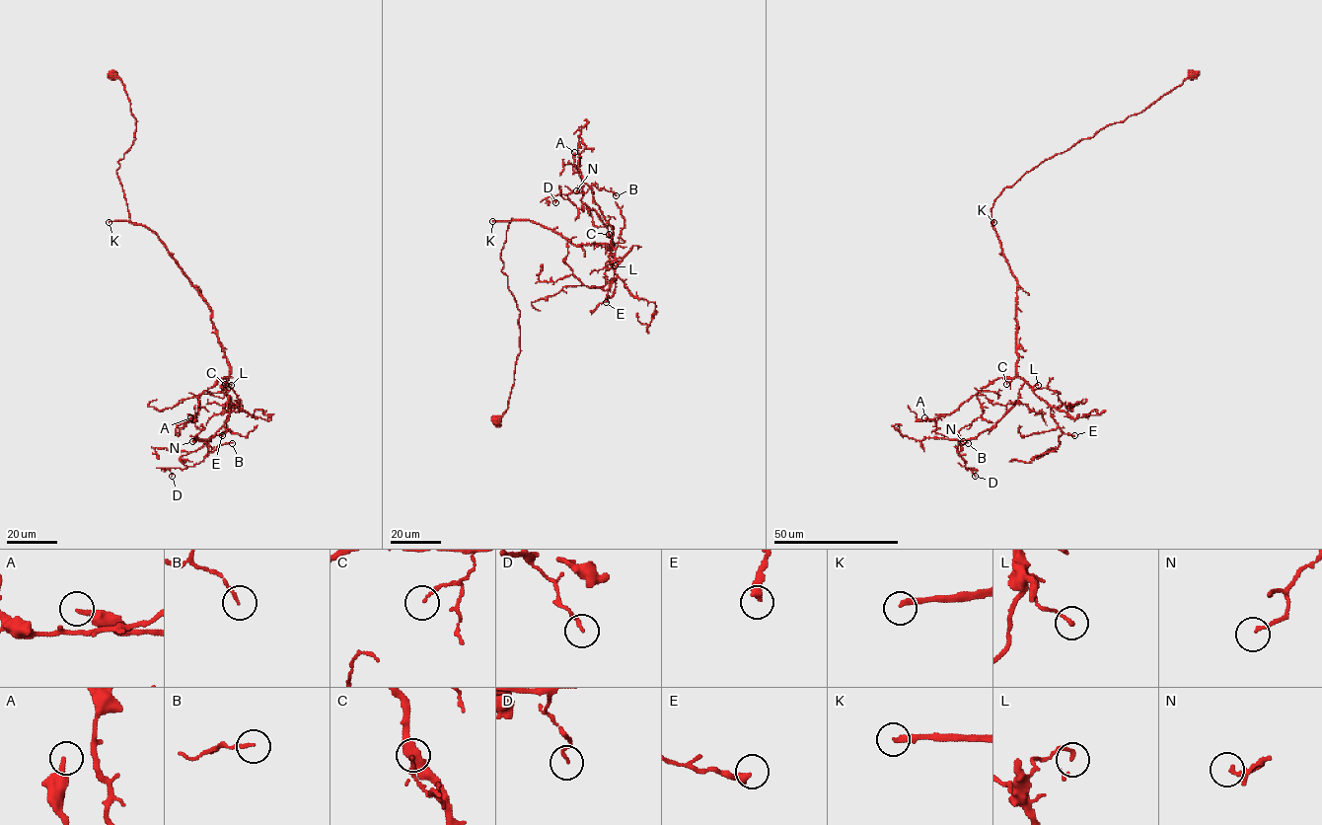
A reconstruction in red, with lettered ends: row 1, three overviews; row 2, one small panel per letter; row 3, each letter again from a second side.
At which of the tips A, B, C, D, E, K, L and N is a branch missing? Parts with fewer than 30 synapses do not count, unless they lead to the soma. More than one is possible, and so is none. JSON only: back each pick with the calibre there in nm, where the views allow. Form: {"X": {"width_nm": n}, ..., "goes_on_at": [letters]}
{"K": {"width_nm": 240}, "goes_on_at": ["K"]}

